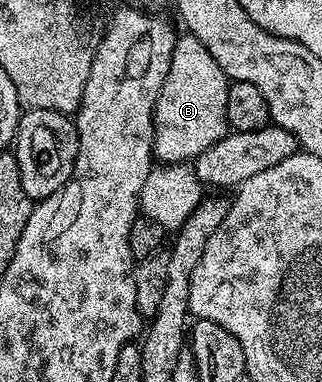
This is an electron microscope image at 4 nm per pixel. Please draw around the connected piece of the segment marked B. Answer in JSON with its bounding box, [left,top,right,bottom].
[153,36,231,163]

